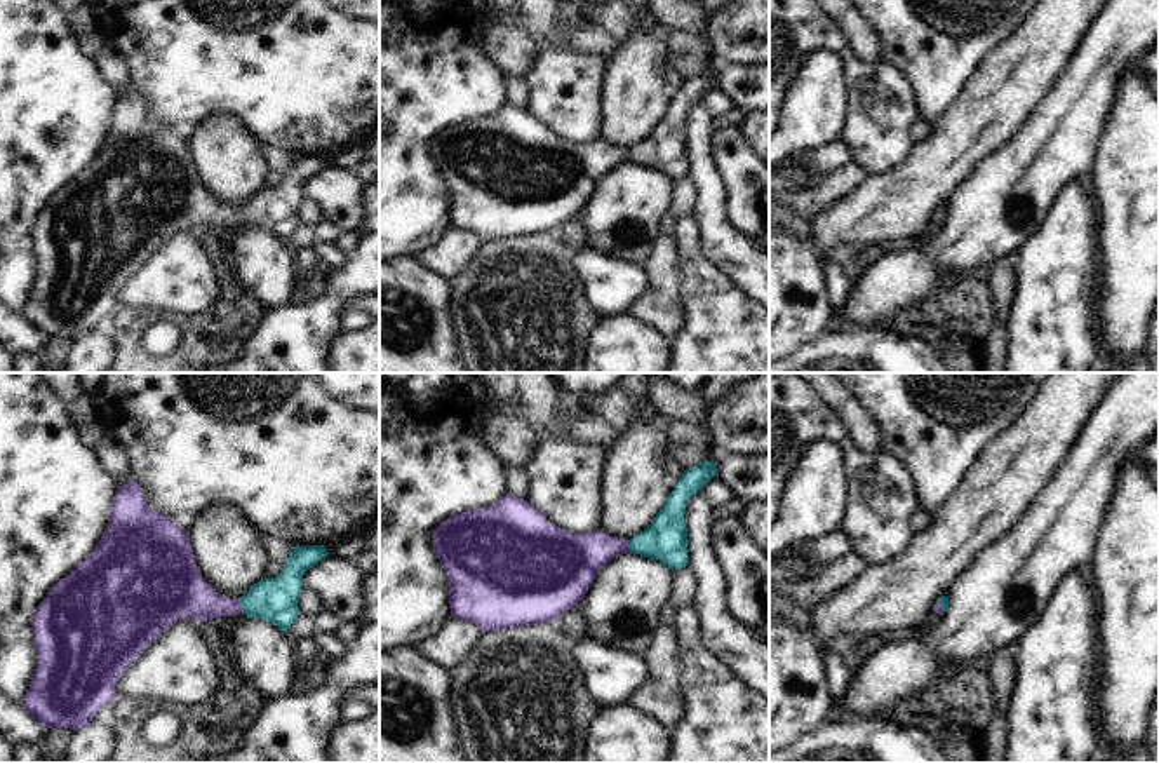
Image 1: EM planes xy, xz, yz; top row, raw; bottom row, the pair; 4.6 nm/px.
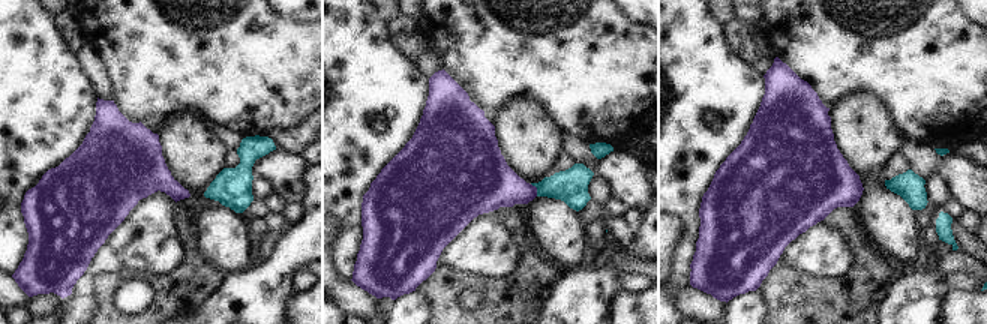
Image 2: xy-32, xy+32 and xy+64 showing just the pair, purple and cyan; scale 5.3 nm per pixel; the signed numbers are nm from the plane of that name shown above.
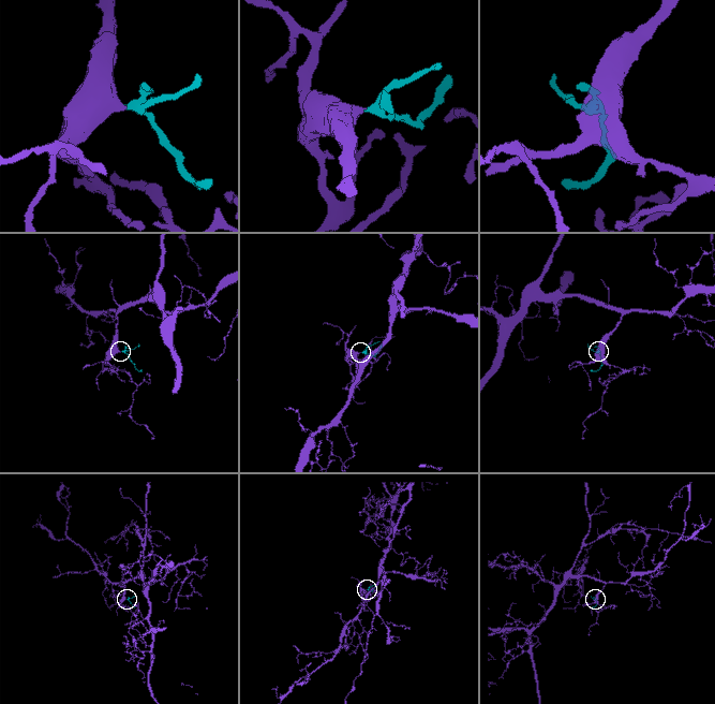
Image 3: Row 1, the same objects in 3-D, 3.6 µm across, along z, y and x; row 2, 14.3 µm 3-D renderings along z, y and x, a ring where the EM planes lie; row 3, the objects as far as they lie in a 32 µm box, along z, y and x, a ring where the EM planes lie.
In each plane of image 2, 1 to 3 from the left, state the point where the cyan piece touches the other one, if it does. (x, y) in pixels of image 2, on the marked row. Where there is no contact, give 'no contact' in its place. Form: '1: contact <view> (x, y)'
1: no contact
2: contact xy+32 (536, 189)
3: no contact

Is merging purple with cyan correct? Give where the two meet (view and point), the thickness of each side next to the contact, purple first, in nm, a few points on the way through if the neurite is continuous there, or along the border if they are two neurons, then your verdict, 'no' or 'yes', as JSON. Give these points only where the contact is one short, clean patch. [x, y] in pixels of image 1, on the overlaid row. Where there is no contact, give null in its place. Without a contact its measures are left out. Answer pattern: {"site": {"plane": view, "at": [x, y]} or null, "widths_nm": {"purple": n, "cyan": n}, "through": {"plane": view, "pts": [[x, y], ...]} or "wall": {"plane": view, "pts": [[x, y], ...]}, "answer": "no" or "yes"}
{"site": {"plane": "xy", "at": [242, 607]}, "widths_nm": {"purple": 190, "cyan": 200}, "through": {"plane": "xy", "pts": [[190, 594], [204, 603], [242, 607], [275, 600]]}, "answer": "yes"}

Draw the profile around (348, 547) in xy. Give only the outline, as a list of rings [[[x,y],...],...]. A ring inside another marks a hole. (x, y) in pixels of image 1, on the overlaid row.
[[[379,514],[369,521],[365,521],[365,528],[355,535],[348,535],[343,538],[331,538],[325,542],[325,549],[329,556],[338,557],[341,561],[355,563],[357,557],[367,550],[367,535],[379,523]]]

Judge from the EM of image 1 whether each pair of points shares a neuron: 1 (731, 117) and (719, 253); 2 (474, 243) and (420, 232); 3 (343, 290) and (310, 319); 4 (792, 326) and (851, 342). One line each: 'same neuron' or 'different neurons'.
1: different neurons
2: different neurons
3: same neuron
4: different neurons

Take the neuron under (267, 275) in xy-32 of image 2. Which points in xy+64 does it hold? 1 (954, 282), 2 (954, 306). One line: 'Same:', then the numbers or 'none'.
Same: none

